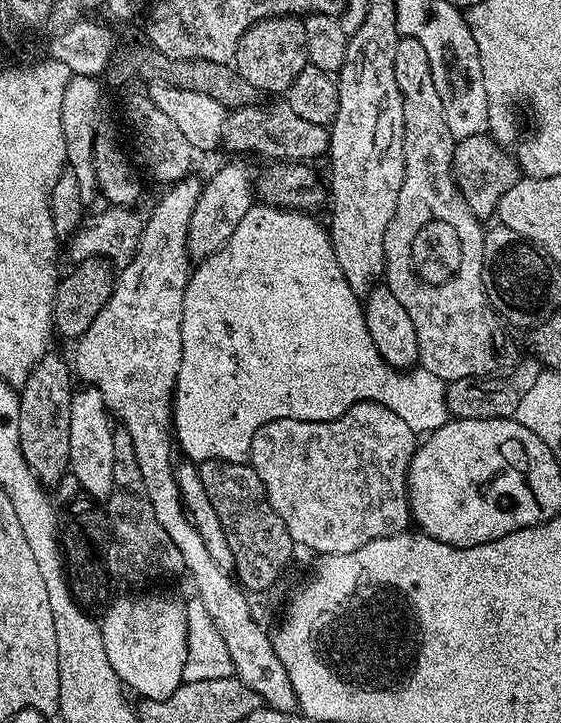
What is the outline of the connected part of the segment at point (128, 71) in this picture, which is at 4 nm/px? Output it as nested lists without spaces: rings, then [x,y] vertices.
[[[147,42],[136,44],[124,57],[117,59],[114,66],[109,67],[106,80],[112,84],[120,84],[127,76],[137,76],[140,80],[163,84],[169,88],[178,90],[191,90],[194,94],[206,94],[214,98],[222,107],[235,110],[245,108],[257,103],[258,93],[242,74],[236,72],[232,64],[219,64],[218,62],[206,62],[205,60],[179,60],[162,54],[157,48]]]

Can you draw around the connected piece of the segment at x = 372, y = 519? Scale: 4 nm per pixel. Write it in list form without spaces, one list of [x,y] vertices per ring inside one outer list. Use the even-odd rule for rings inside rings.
[[[364,400],[360,404],[352,404],[350,410],[346,410],[337,420],[323,420],[322,422],[310,422],[309,420],[291,420],[282,418],[281,420],[271,420],[263,424],[254,434],[254,442],[250,446],[248,460],[252,469],[262,478],[262,486],[266,490],[266,498],[270,506],[274,506],[274,514],[286,522],[286,530],[290,530],[290,538],[293,545],[309,548],[310,551],[316,552],[320,556],[333,556],[334,554],[350,554],[366,542],[374,542],[378,538],[387,536],[397,536],[400,532],[409,527],[412,520],[412,511],[408,505],[408,467],[412,461],[412,455],[416,453],[418,447],[417,434],[414,428],[398,418],[392,410],[381,404],[375,404],[369,400]]]

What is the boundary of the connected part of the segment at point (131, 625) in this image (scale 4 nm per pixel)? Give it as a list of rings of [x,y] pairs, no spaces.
[[[120,596],[114,600],[103,609],[104,620],[99,621],[106,642],[106,658],[110,658],[114,674],[118,674],[125,689],[132,691],[133,688],[137,697],[145,700],[170,698],[170,694],[184,683],[188,657],[185,601],[172,596]]]

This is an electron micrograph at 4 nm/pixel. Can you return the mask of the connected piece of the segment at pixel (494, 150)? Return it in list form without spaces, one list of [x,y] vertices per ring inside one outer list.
[[[488,134],[456,141],[456,149],[452,155],[452,177],[466,206],[477,218],[485,218],[484,216],[488,215],[491,217],[502,194],[506,194],[510,186],[514,186],[522,179],[520,165],[517,164],[515,155],[504,148],[507,147],[501,141],[492,139]]]

